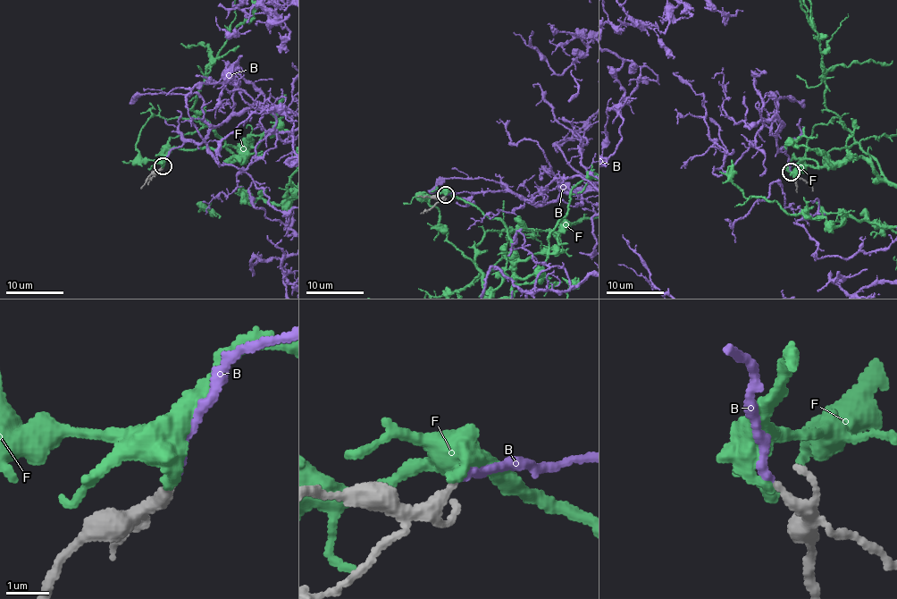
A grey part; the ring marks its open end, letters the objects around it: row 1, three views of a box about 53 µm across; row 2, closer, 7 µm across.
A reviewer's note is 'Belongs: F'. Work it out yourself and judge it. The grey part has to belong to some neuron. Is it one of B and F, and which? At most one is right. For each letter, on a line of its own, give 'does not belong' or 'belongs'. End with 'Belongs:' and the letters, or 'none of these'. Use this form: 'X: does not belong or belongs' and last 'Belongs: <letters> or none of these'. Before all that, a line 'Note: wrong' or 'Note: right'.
Note: wrong
B: belongs
F: does not belong
Belongs: B

